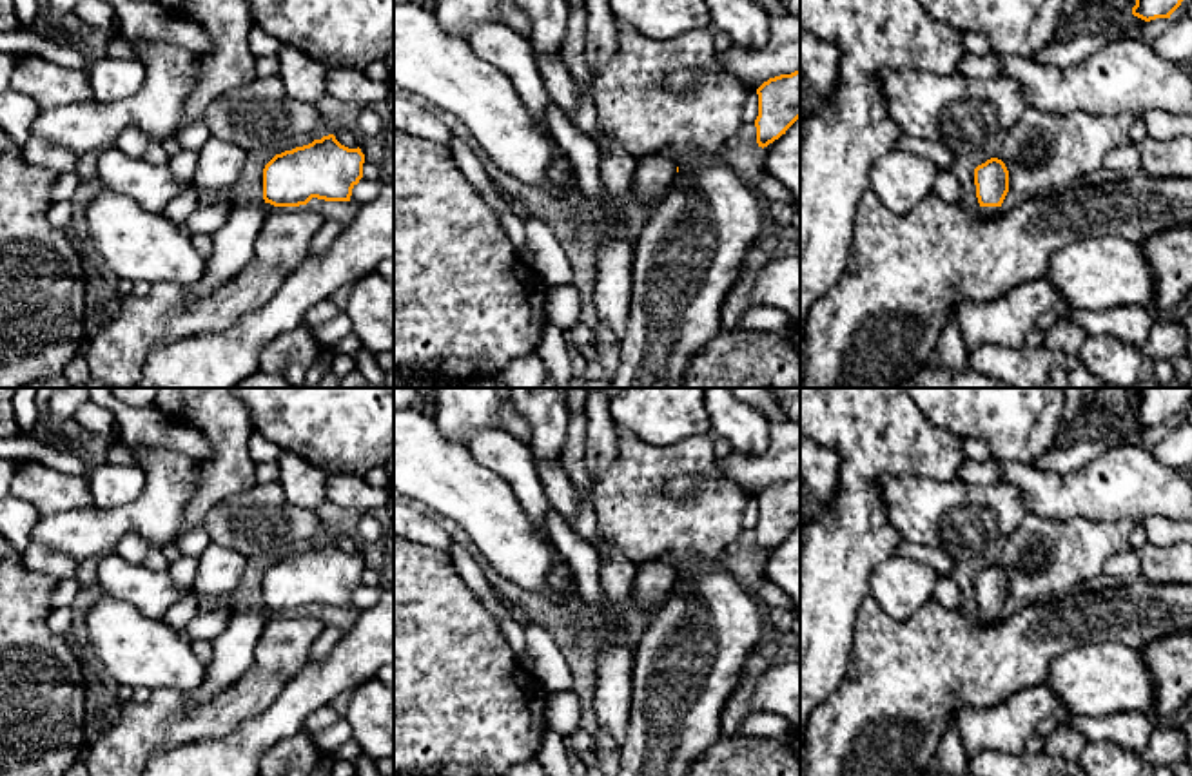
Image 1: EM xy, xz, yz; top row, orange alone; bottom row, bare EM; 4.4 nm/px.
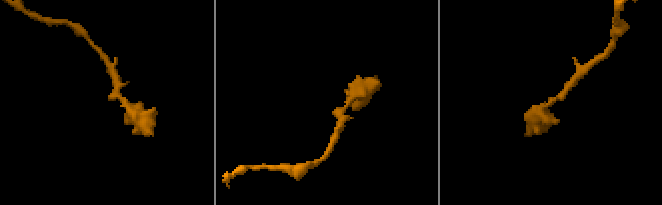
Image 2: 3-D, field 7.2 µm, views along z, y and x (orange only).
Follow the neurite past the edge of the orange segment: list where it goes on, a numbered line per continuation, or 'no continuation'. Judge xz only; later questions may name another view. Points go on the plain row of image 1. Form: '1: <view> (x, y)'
1: xz (655, 579)

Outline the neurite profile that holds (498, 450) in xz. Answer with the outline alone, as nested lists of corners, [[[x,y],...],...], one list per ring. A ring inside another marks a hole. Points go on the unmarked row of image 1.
[[[503,428],[475,432],[466,437],[466,448],[481,466],[504,479],[528,519],[544,528],[550,509],[544,488],[535,470],[535,457],[526,442],[521,442]]]

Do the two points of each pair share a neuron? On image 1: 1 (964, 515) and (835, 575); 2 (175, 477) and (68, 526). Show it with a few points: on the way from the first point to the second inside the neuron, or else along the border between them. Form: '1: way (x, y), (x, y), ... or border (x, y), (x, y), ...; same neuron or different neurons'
1: border (884, 503), (889, 526), (904, 541); different neurons
2: way (147, 504), (135, 517), (109, 526), (95, 526); same neuron

